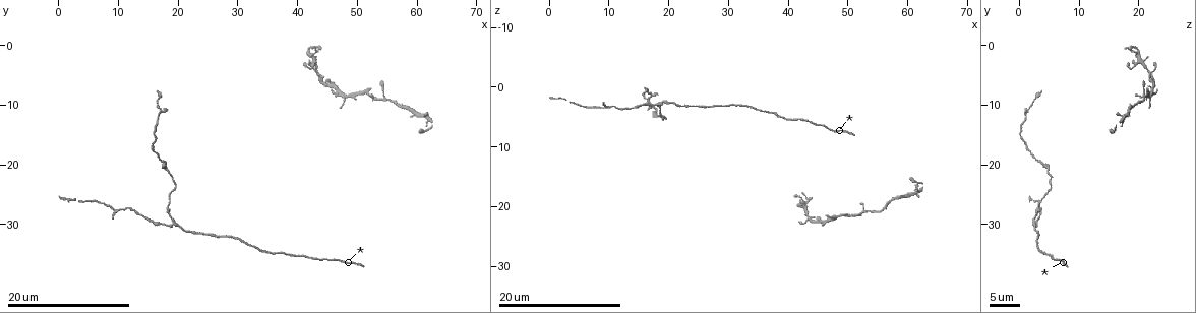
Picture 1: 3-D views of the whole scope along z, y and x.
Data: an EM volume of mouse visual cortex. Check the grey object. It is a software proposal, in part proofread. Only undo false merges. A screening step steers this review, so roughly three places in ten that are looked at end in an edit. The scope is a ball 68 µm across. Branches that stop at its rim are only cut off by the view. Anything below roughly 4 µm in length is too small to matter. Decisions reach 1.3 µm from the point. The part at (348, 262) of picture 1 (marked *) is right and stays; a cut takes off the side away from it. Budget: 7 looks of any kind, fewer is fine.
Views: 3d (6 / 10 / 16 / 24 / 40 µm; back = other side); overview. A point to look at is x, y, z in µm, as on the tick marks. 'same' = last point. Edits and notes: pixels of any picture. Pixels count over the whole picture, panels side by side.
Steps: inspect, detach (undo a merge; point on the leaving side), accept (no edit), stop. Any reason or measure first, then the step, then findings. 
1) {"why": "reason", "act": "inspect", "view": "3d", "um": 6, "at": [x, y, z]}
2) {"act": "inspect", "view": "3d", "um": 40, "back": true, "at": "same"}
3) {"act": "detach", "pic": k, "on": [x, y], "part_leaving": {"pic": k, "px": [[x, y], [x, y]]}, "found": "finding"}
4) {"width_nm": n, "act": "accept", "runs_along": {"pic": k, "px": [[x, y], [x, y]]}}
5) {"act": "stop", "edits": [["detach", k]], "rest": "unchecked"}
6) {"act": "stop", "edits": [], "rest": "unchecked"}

{"why": "four-way junction", "act": "inspect", "view": "3d", "um": 24, "at": [42.5, 3.0, 20.0]}

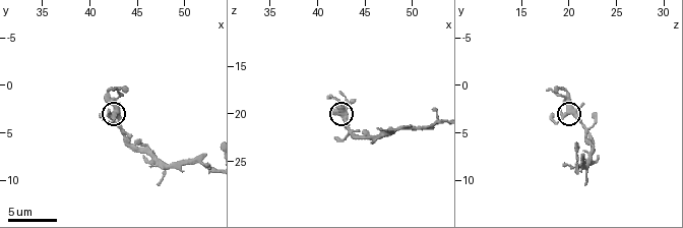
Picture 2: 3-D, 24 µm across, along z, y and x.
{"act": "inspect", "view": "3d", "um": 10, "at": [42.8, 2.4, 20.0]}

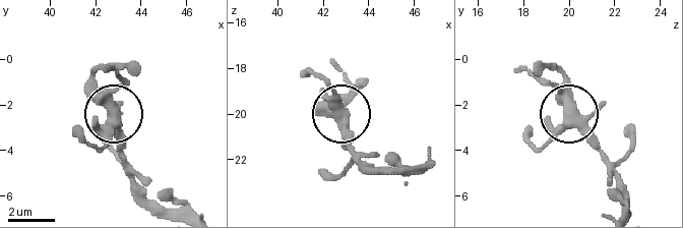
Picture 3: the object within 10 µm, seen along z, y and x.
{"arms": 4, "act": "accept", "runs_along": {"pic": 3, "px": [[401, 168], [378, 166], [349, 145], [340, 98], [327, 82]]}, "found": "all the same neuron"}

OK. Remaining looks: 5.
{"why": "a narrow waist", "act": "inspect", "view": "3d", "um": 6, "at": [52.2, 8.4, 21.4]}

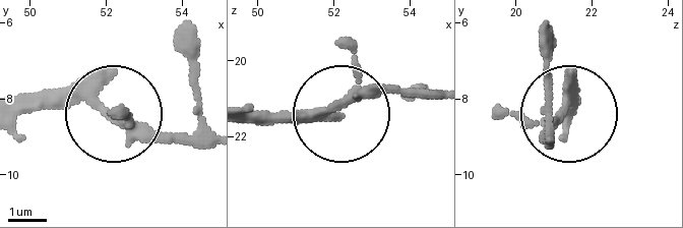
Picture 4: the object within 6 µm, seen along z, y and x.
{"why": "other side", "act": "inspect", "view": "3d", "um": 6, "back": true, "at": [51.95, 8.30, 21.25]}

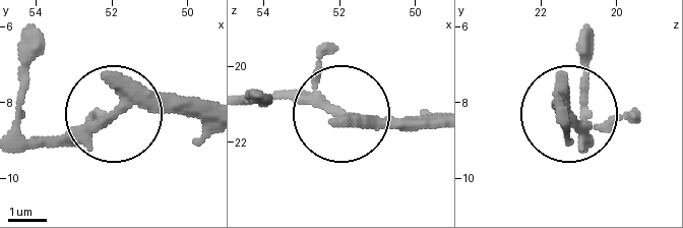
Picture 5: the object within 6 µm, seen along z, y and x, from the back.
{"act": "accept", "found": "one neuron here"}

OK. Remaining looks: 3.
{"why": "sudden change in width", "act": "inspect", "view": "3d", "um": 16, "at": [17.5, 20.0, 3.0]}

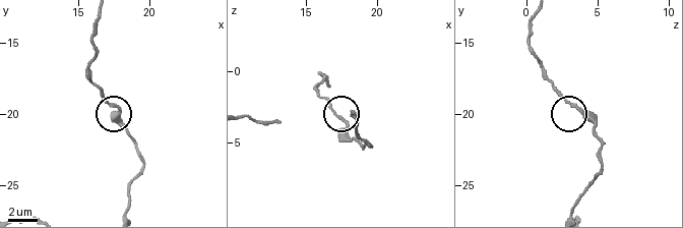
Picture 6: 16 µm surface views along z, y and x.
{"act": "inspect", "view": "3d", "um": 10, "at": [17.6, 19.4, 3.2]}

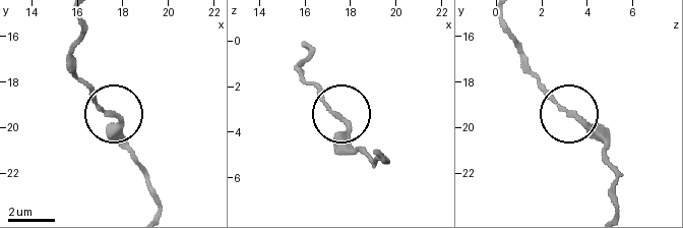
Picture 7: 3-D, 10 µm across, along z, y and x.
{"act": "accept", "runs_along": {"pic": 7, "px": [[159, 209], [122, 124], [73, 76]]}, "found": "one neuron here"}

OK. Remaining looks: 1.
{"act": "stop", "edits": [], "rest": "unchecked"}

